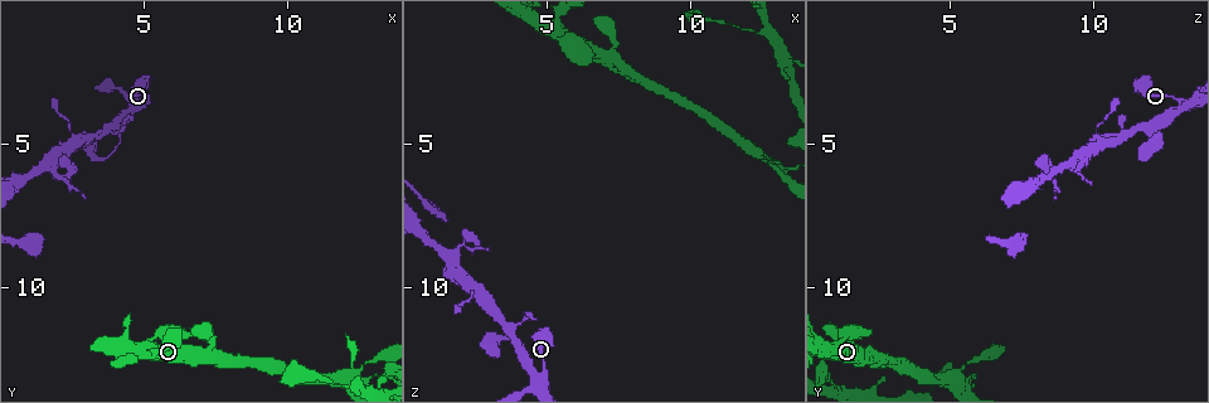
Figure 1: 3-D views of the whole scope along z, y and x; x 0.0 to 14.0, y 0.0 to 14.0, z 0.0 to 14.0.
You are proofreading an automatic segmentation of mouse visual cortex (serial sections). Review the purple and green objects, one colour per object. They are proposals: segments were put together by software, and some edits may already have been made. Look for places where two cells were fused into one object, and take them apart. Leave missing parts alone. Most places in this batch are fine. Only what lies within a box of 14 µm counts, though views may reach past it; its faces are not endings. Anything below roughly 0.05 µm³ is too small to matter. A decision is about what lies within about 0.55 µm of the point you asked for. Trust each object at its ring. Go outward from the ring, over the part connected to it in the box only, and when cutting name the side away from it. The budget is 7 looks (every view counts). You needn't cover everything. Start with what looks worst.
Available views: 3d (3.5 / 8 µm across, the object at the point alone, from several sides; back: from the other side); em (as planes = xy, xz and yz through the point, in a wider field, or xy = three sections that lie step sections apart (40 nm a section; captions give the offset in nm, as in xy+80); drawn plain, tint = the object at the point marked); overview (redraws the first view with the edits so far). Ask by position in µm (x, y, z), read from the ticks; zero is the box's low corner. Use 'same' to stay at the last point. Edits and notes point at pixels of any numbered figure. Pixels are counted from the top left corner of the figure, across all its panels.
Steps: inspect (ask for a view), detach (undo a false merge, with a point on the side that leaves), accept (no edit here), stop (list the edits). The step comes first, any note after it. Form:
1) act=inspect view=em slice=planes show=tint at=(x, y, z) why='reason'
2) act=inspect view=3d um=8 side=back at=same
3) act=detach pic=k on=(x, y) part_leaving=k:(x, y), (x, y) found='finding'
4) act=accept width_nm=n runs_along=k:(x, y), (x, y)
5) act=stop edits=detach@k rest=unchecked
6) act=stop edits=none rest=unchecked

act=inspect view=3d um=3.5 at=(4.7, 3.7, 13.1)

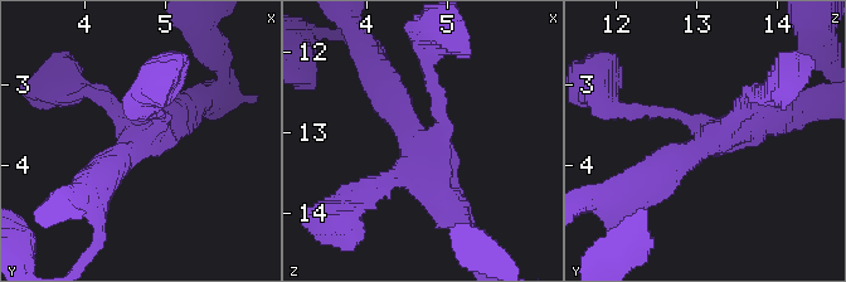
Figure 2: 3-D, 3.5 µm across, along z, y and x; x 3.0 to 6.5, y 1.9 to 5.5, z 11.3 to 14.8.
act=inspect view=em slice=xy step=3 show=tint at=(4.80, 3.65, 13.15) arms=4 arm_widths_nm=150,200,400,400

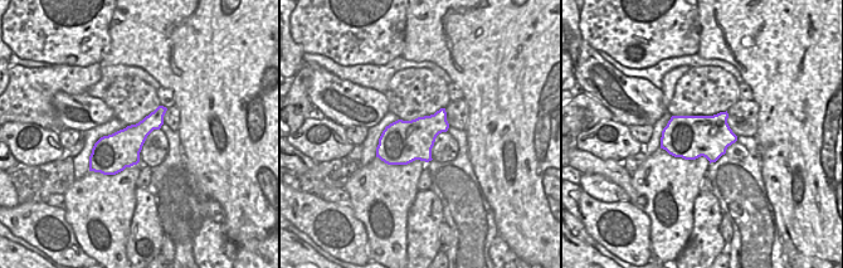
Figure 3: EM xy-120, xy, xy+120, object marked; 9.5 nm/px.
act=accept runs_along=2:(146, 111), (163, 122), (101, 176) found='all the same cell'

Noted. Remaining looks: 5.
act=inspect view=3d um=8 at=(2.7, 4.9, 10.2) why='a fork'

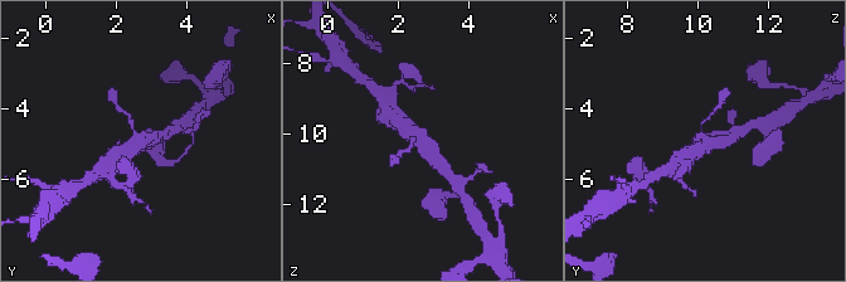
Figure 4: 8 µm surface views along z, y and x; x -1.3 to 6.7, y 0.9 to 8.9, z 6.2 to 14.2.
act=inspect view=3d um=3.5 at=(2.6, 5.0, 10.2)

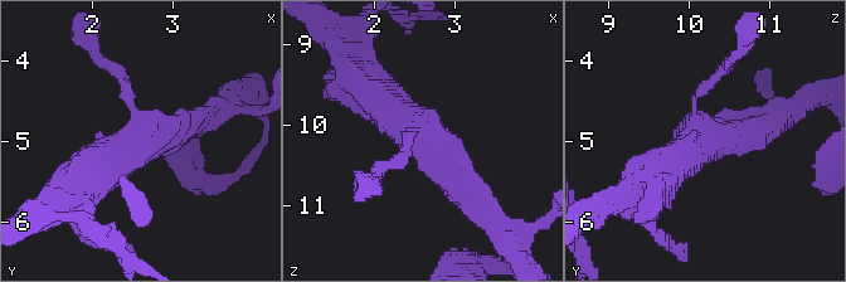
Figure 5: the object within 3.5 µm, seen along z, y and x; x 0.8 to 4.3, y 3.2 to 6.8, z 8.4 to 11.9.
act=inspect view=em slice=planes show=tint at=(2.65, 4.95, 10.25) arms=3 arm_widths_nm=150,350,500

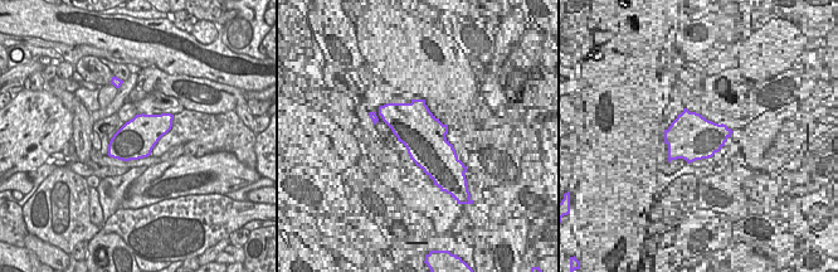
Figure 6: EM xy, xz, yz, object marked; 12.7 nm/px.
act=accept runs_along=5:(479, 207), (374, 93) found='one cell here'

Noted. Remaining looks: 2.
act=inspect view=3d um=3.5 at=(2.2, 6.0, 8.4)

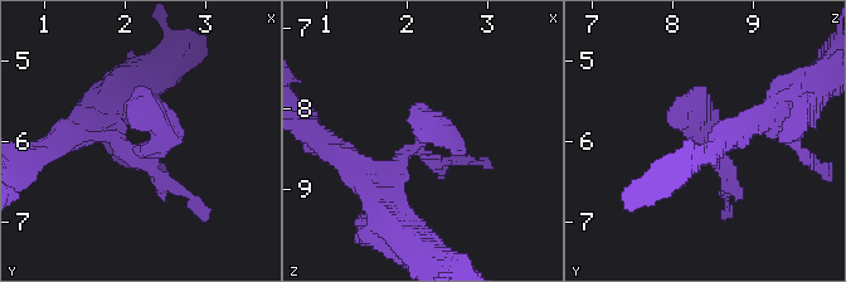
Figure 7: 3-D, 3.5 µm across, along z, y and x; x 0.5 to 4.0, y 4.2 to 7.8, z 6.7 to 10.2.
act=inspect view=em slice=xy step=3 show=tint at=(2.15, 6.15, 8.40)

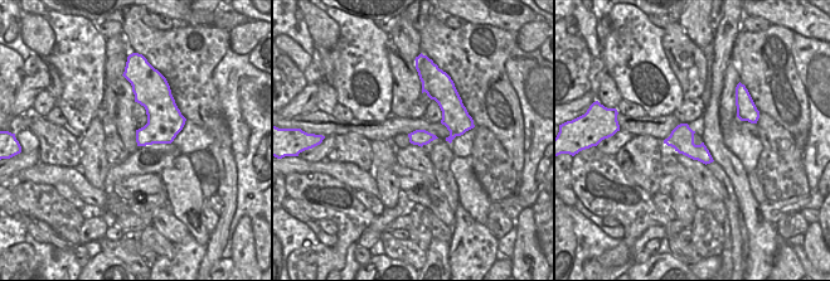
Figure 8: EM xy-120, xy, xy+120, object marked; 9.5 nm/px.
act=accept found='continuous, no second cell'

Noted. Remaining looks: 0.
act=stop edits=none rest=unchecked

